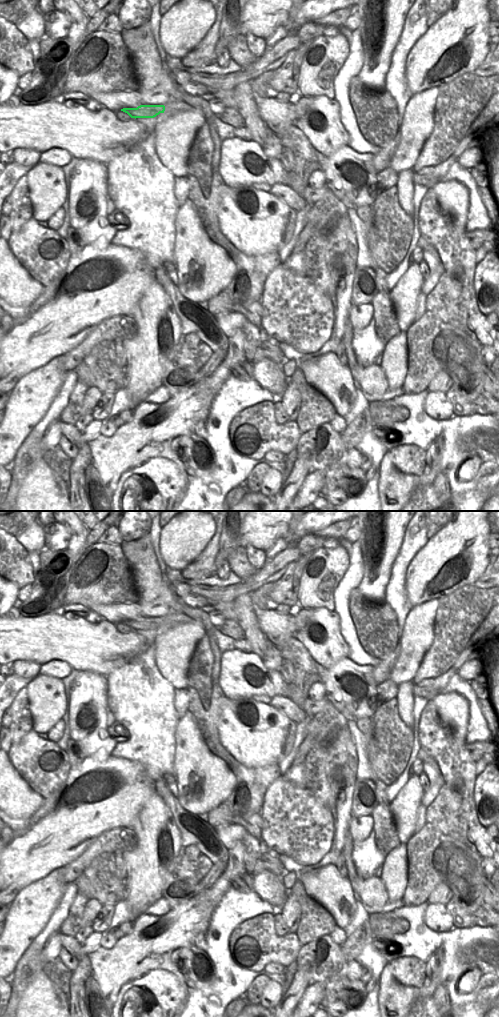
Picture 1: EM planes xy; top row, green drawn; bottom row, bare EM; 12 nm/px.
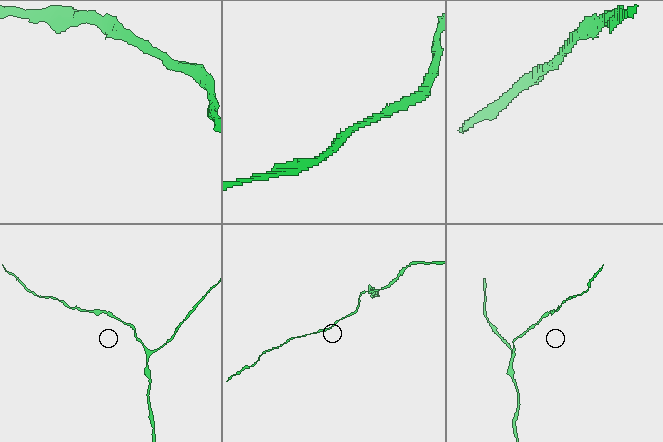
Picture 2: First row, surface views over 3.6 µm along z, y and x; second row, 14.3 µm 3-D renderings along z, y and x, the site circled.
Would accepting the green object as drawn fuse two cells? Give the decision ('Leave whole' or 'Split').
Leave whole

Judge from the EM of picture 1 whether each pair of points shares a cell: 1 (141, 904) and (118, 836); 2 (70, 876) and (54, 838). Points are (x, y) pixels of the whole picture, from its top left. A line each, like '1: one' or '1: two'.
1: two
2: two

